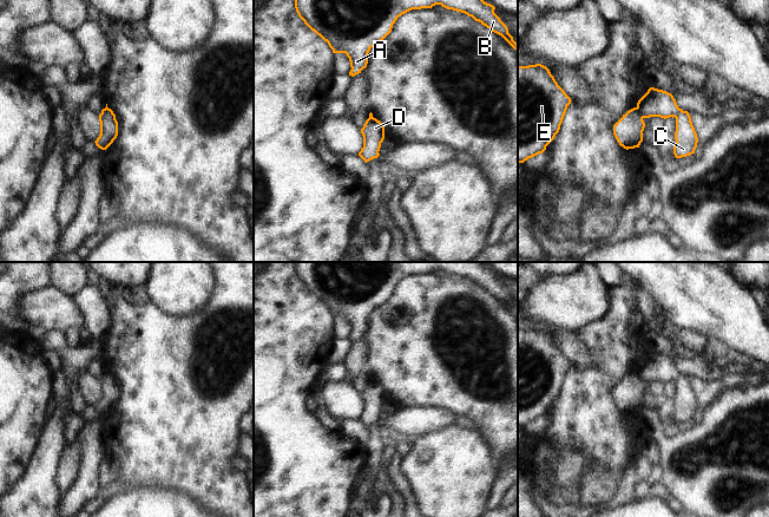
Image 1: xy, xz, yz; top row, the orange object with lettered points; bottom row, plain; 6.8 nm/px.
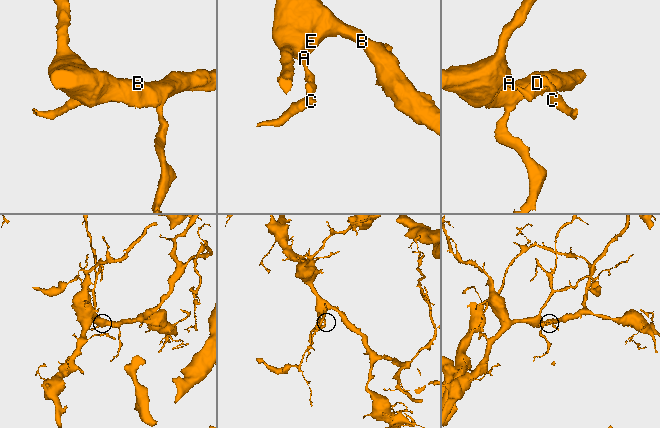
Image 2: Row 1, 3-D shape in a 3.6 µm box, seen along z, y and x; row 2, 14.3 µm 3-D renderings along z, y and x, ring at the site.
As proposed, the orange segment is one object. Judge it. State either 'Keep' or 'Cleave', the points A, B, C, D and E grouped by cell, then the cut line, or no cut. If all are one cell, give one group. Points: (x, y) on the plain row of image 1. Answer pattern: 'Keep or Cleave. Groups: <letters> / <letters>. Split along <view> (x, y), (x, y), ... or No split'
Cleave. Groups: A B E / C D. Split along yz (636, 372), (643, 381).

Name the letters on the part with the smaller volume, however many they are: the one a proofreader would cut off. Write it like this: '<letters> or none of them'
C, D

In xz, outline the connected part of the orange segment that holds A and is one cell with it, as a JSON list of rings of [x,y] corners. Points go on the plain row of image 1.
[[[295,262],[296,276],[304,288],[328,307],[333,318],[347,319],[351,341],[367,332],[370,313],[392,296],[399,281],[412,274],[432,273],[435,269],[472,281],[492,296],[501,300],[518,315],[518,308],[508,297],[507,290],[494,277],[495,271],[481,262]]]

